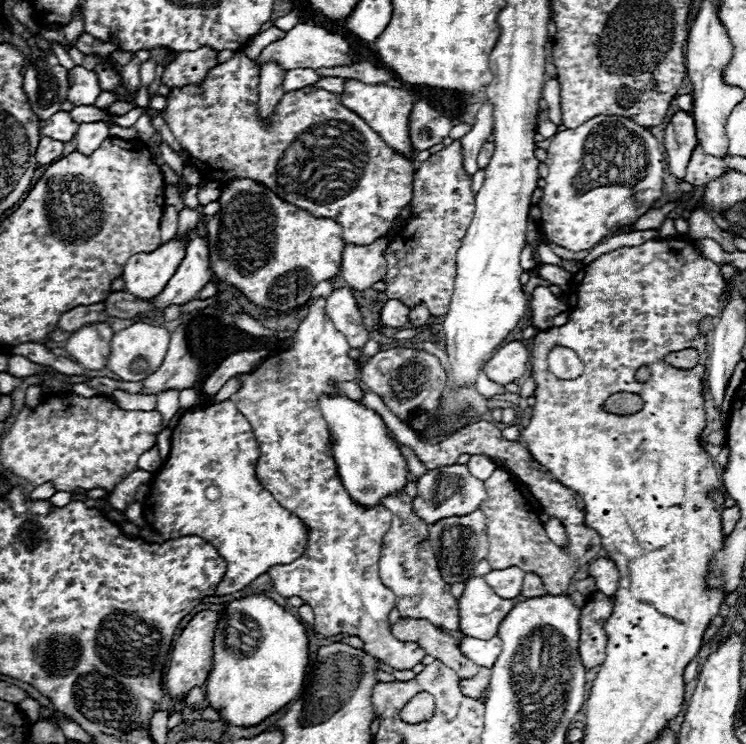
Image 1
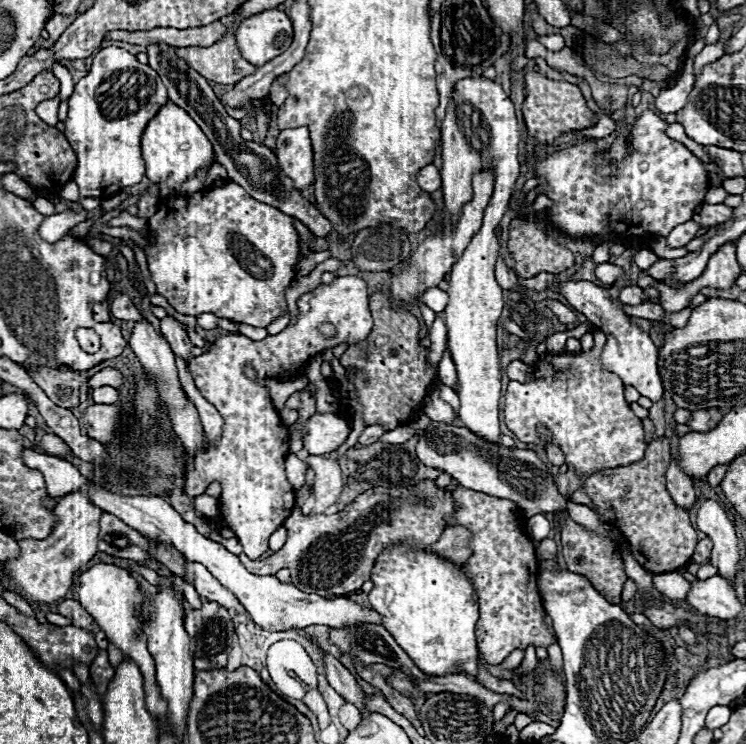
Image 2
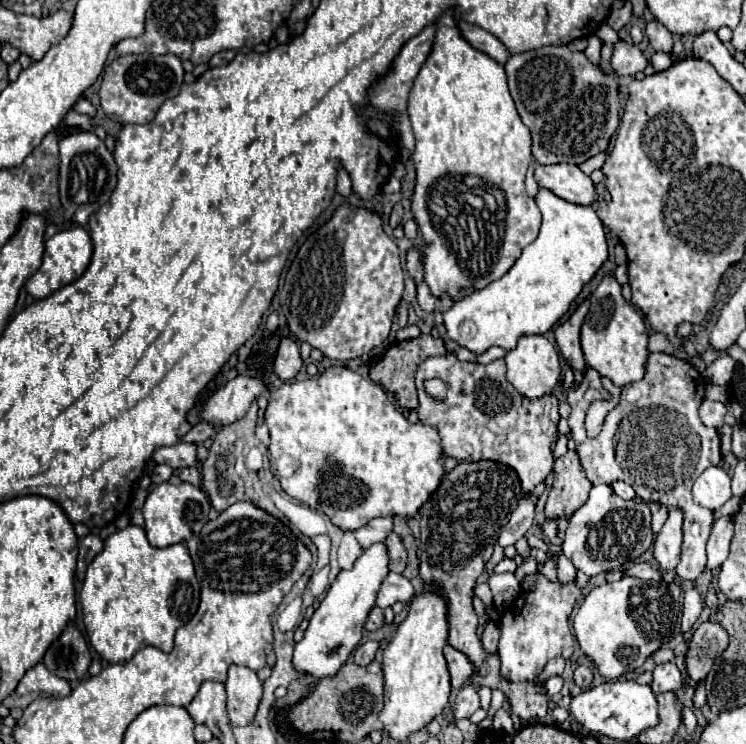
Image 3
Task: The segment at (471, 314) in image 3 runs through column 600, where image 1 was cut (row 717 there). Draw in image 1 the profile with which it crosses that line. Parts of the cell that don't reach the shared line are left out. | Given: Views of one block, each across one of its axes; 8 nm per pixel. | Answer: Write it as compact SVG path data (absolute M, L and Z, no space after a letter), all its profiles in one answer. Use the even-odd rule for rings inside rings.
M264 594L232 600L214 632L214 664L206 682L206 700L222 712L222 722L254 726L292 702L302 690L308 666L308 634L298 616Z

